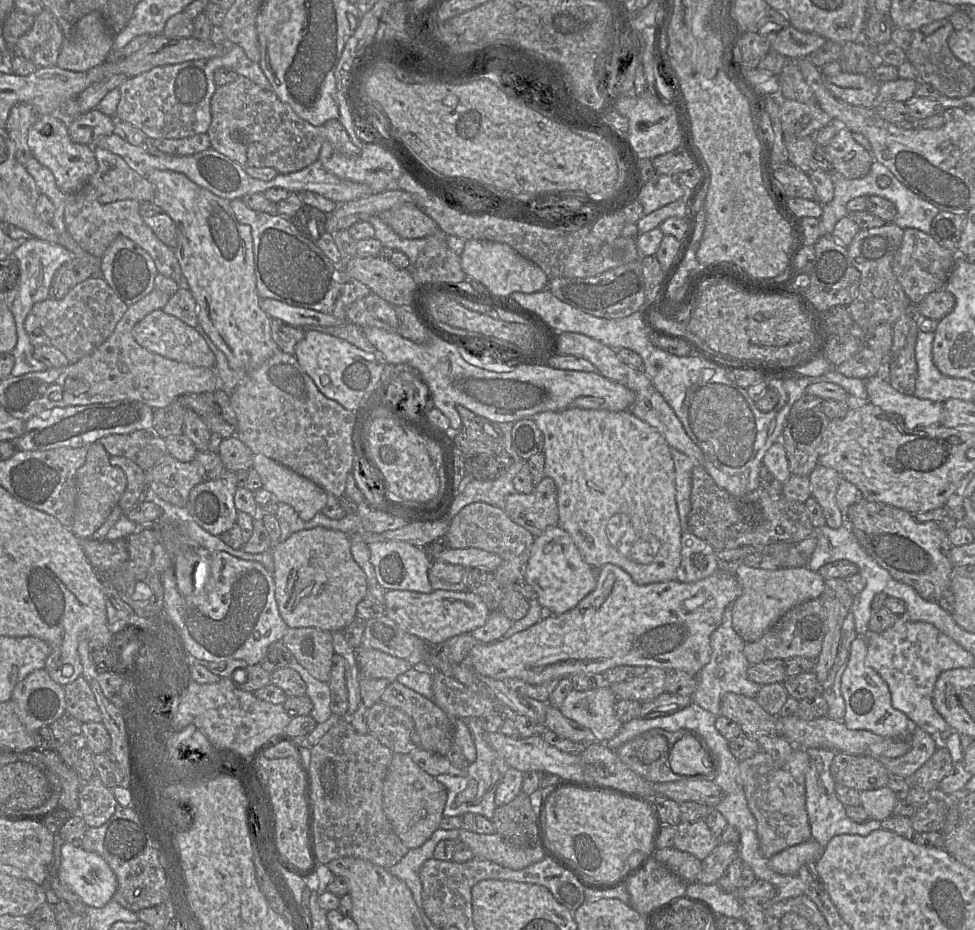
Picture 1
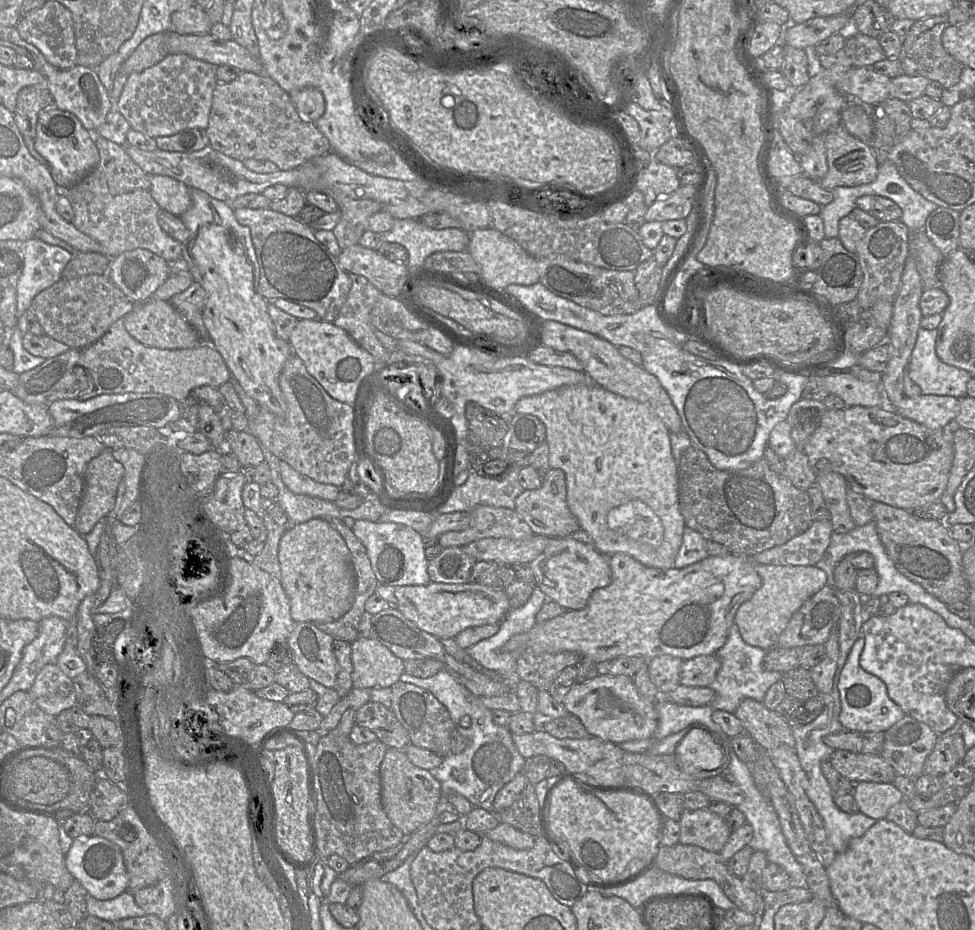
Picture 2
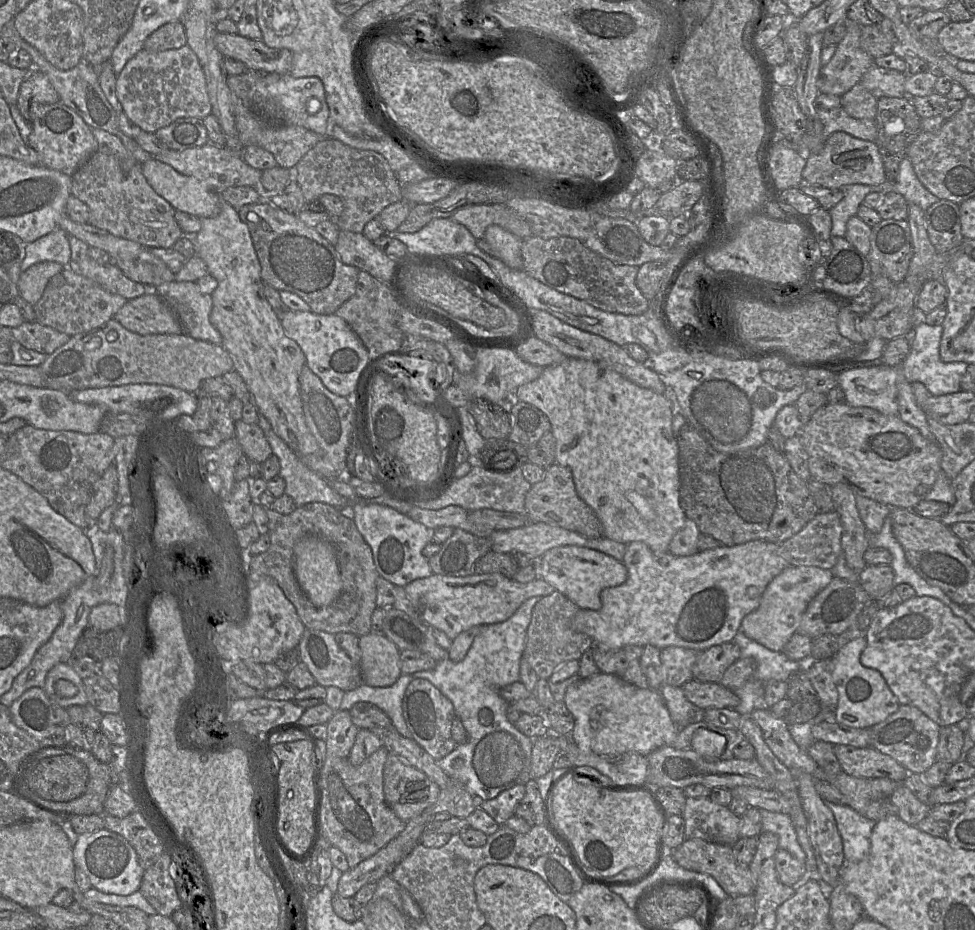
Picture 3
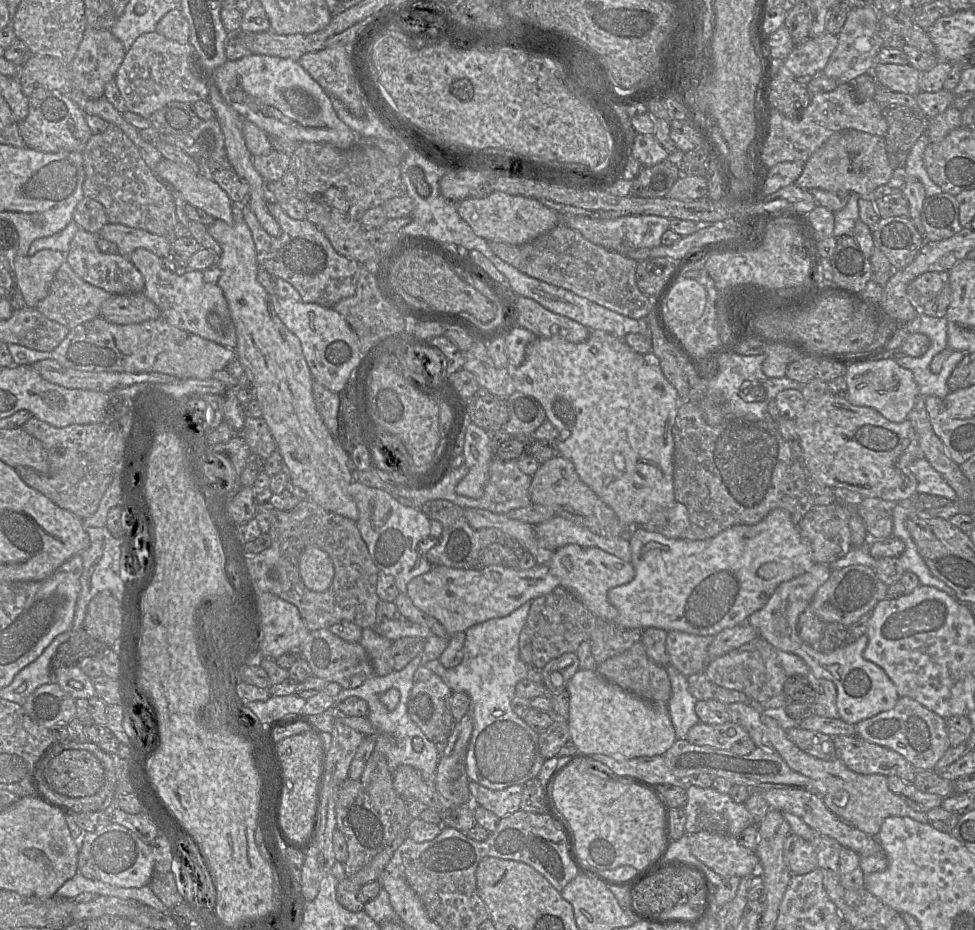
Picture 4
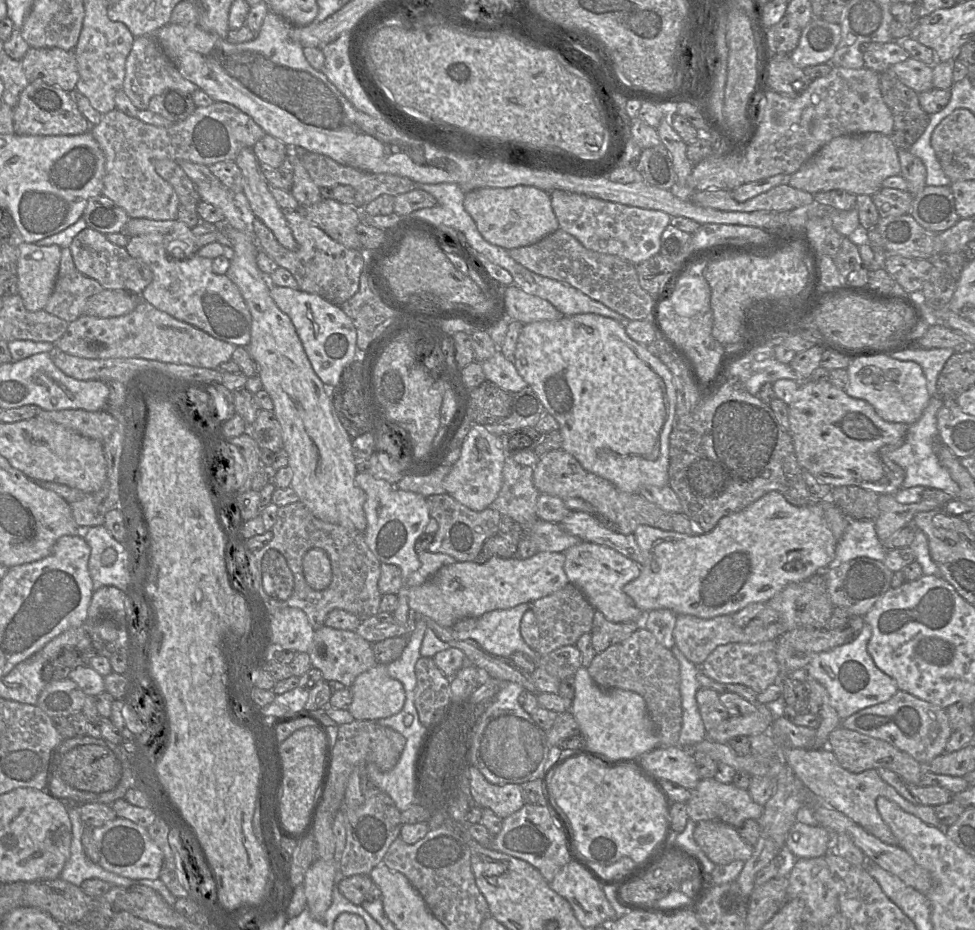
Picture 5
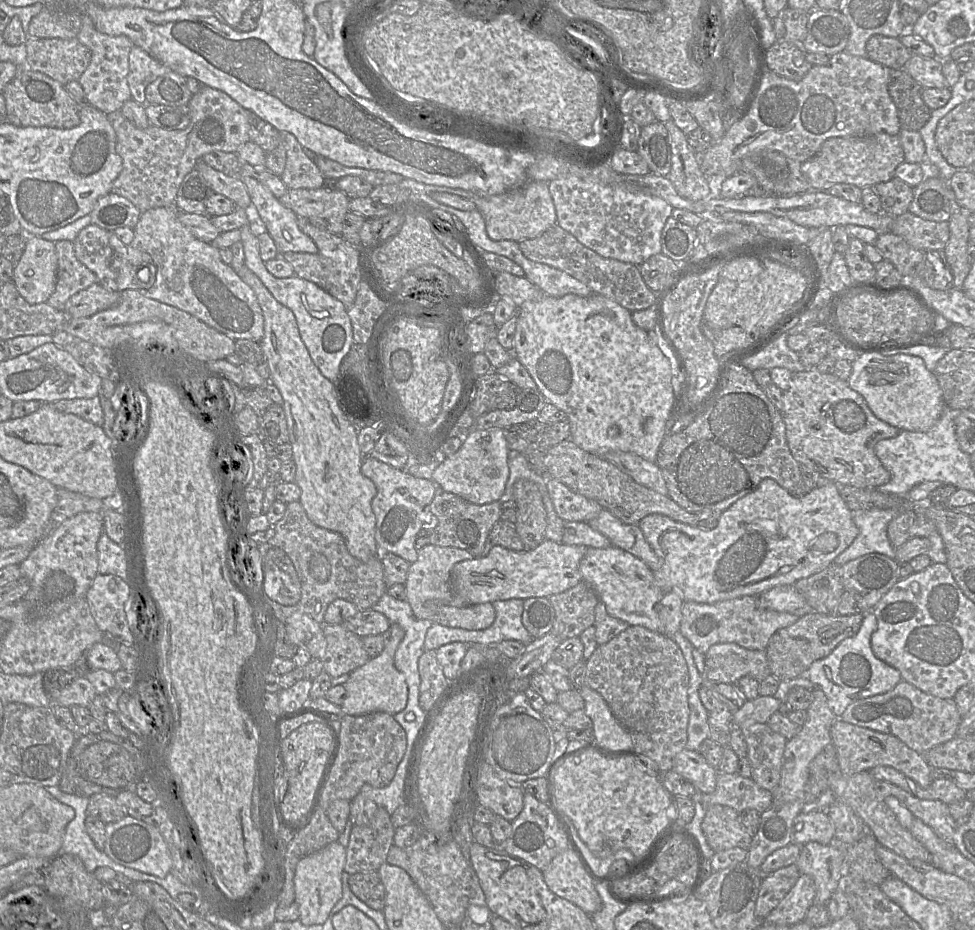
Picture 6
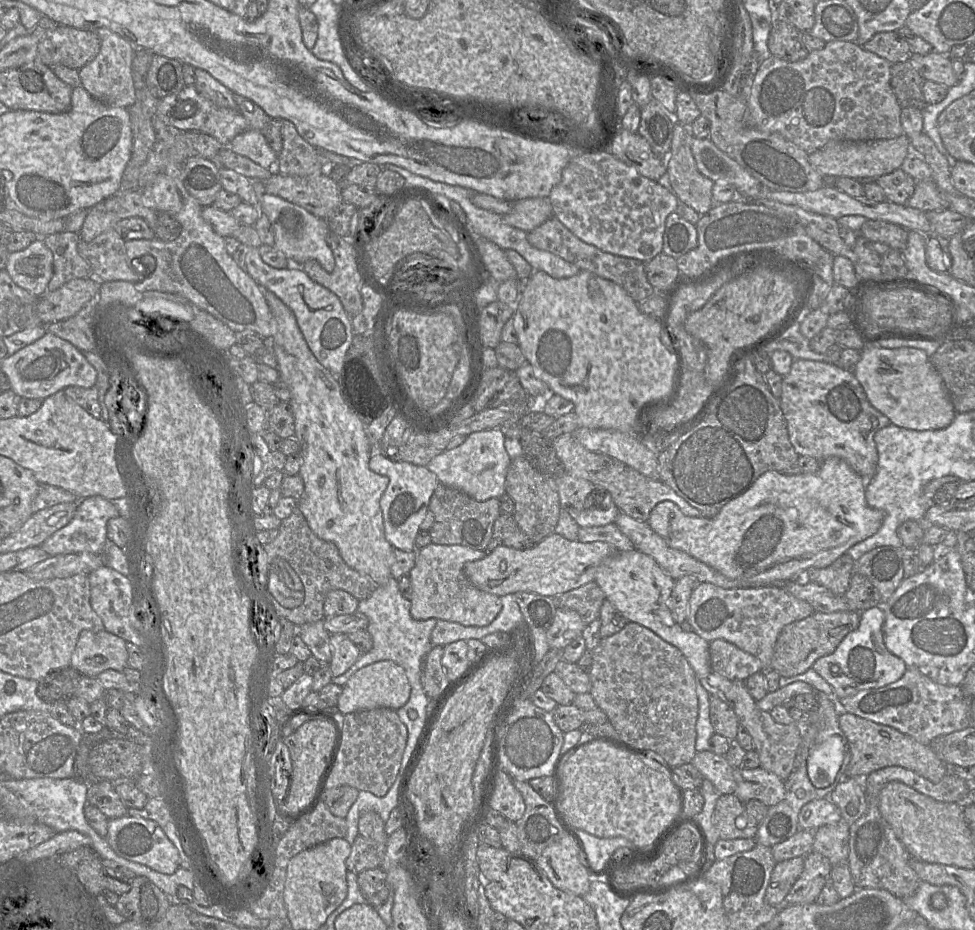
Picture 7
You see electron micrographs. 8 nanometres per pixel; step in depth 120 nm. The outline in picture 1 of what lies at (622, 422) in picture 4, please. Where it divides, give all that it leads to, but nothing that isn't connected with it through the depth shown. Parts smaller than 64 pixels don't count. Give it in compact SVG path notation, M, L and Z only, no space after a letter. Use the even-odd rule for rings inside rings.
M570 408L559 412L542 412L535 415L533 420L544 438L545 475L552 478L557 487L558 526L571 536L584 561L592 568L601 568L609 563L617 565L626 571L638 585L676 580L677 570L681 564L682 529L675 497L675 466L670 454L670 446L664 437L654 427L628 410L612 412L608 410Z

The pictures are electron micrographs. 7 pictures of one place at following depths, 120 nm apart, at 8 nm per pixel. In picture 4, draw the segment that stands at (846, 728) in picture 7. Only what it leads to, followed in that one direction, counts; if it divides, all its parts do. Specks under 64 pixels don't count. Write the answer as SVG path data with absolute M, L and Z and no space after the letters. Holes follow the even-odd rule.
M858 735L833 737L836 757L857 774L897 776L913 784L916 769L899 753Z

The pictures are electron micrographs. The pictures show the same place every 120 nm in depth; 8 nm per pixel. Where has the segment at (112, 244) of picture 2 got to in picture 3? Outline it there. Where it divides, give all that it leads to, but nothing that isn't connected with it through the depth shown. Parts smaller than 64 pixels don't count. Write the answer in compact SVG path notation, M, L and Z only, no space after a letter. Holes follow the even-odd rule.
M96 151L72 176L71 194L84 202L90 209L87 224L103 229L112 235L132 240L146 248L173 248L176 241L183 235L175 219L175 209L164 198L158 195L147 182L142 172L142 164L136 163L128 172L124 173L118 159Z

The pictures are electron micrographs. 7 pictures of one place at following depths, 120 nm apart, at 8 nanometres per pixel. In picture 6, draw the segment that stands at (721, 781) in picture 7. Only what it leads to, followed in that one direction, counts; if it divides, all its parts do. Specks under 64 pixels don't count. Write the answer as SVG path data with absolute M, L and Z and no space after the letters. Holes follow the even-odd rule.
M684 749L674 759L673 770L689 780L698 793L710 794L716 789L718 770L710 766L698 751Z

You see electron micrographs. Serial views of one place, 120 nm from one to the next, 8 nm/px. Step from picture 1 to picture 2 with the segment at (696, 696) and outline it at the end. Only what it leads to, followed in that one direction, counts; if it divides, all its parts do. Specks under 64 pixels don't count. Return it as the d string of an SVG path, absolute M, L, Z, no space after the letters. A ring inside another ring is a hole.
M734 622L729 629L725 644L715 653L721 660L721 667L713 683L709 685L715 691L715 698L710 706L713 709L734 714L740 702L746 698L763 702L768 689L774 683L781 681L783 677L781 672L768 671L763 667L767 652L767 650L747 644Z

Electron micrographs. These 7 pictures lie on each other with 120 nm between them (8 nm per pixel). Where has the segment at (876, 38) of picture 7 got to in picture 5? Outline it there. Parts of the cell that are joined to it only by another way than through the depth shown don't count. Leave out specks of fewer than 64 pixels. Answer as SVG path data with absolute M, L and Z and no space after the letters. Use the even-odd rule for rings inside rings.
M899 41L866 43L862 45L864 67L877 73L888 70L894 64L907 60L910 55Z

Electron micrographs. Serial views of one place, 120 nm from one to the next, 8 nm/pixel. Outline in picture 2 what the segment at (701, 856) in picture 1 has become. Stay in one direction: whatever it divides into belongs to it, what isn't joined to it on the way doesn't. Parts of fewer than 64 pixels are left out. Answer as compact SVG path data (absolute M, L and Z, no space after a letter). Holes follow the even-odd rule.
M708 808L684 809L679 825L679 843L695 845L710 852L720 852L732 833L726 819Z

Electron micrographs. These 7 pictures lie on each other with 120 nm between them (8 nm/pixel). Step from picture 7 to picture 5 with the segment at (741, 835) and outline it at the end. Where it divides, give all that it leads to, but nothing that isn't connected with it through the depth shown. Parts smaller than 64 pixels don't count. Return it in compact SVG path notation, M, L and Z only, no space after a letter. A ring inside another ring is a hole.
M720 821L698 822L694 840L716 865L727 865L735 860L746 862L754 852L754 847L741 838L735 827Z

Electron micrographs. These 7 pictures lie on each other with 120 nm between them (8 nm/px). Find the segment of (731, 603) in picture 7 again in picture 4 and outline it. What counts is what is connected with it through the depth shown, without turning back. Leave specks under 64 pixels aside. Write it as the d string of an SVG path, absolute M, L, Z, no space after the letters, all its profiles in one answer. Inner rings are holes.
M680 631L668 632L666 651L670 664L684 676L704 672L709 661L708 647L714 636L699 636Z

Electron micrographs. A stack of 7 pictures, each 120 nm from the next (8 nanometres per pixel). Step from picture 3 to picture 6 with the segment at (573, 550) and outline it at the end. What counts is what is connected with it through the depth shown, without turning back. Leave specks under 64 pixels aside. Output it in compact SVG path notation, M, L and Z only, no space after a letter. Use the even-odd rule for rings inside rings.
M614 546L602 549L587 547L579 569L583 581L595 591L610 616L630 626L642 626L650 631L664 633L657 610L665 592L658 587L653 571L642 560Z

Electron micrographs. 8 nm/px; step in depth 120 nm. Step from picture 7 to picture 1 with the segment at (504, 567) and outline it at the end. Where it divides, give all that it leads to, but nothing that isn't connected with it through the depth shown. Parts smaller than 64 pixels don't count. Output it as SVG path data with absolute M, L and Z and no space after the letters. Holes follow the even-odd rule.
M388 590L385 594L384 614L404 631L425 640L429 645L472 632L486 623L490 613L482 598L468 590L433 590L428 594Z

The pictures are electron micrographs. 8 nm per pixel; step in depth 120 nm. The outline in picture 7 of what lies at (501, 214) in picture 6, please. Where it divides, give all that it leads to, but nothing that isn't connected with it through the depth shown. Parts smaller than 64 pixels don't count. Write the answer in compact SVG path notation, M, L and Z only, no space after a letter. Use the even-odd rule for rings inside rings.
M549 197L525 198L512 203L510 213L501 216L508 225L528 233L553 216L553 207Z

